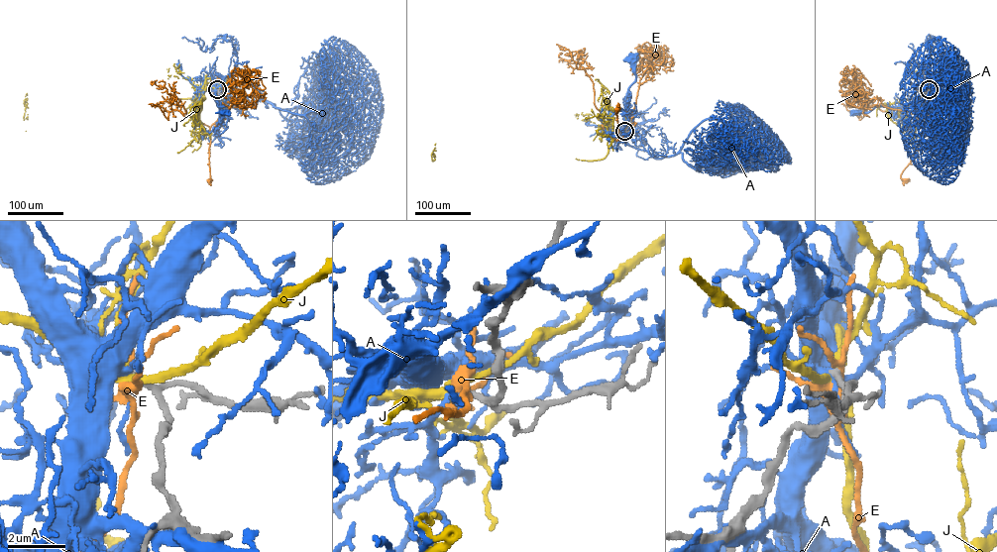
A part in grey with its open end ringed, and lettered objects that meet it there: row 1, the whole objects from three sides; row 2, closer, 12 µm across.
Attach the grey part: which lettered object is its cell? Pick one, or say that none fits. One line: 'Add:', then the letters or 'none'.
Add: J

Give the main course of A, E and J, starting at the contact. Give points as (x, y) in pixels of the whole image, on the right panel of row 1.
A: (929, 89), (931, 97), (924, 101), (854, 112)
E: (929, 89), (920, 115), (932, 115), (939, 130), (915, 149), (901, 175), (906, 180)
J: (929, 89), (931, 82), (932, 96), (955, 98), (957, 102), (953, 103), (950, 98)

